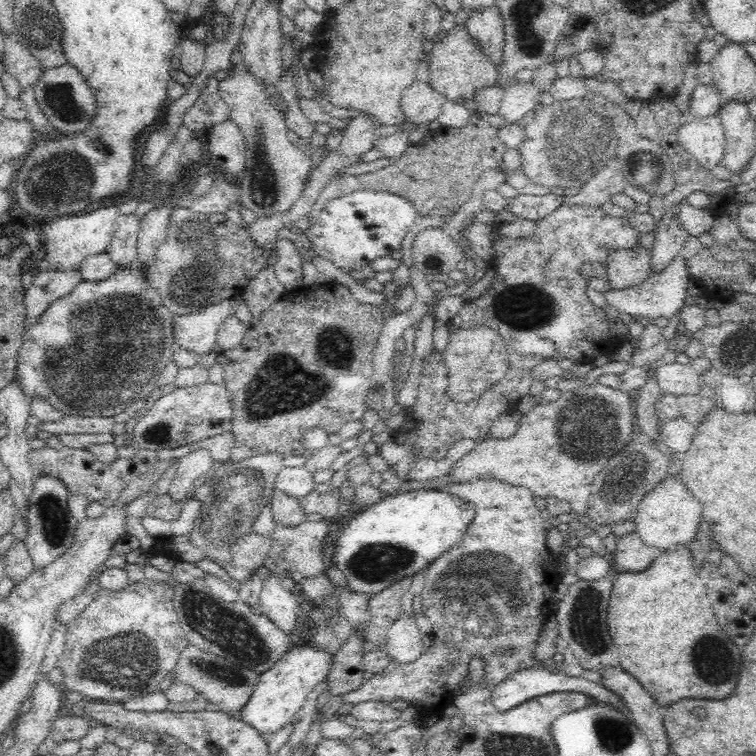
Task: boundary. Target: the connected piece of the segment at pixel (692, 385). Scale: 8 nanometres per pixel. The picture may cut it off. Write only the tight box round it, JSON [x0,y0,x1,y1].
[655,362,703,396]

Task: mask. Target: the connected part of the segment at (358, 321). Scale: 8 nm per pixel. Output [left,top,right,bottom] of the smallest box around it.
[216,282,403,463]

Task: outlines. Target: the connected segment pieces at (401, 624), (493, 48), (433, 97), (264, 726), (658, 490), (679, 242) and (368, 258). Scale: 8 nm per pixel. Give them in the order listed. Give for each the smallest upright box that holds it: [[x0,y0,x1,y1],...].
[[383,614,423,664],[464,5,505,68],[400,80,447,131],[234,644,332,734],[635,466,702,553],[650,206,689,274],[300,191,420,272]]

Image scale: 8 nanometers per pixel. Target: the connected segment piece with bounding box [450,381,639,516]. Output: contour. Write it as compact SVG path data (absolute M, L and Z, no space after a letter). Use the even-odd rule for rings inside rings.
M594 381L569 391L562 391L557 400L537 404L532 411L522 414L518 430L510 438L488 437L477 441L474 450L454 462L450 468L450 478L452 482L464 484L478 477L490 477L499 482L528 488L534 496L565 500L578 516L586 515L591 493L590 484L594 477L614 454L618 454L630 440L638 437L630 394L621 388L614 389Z

